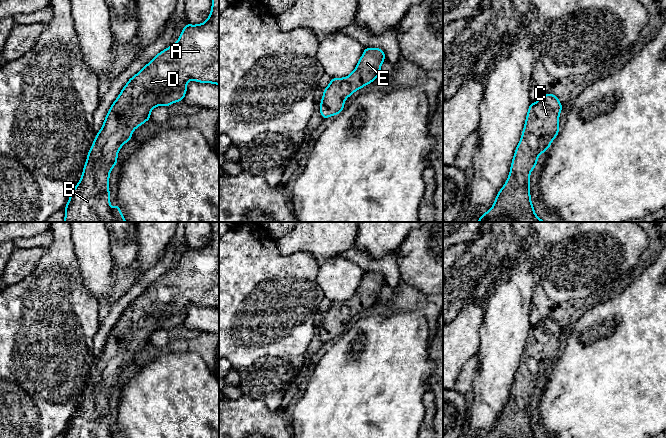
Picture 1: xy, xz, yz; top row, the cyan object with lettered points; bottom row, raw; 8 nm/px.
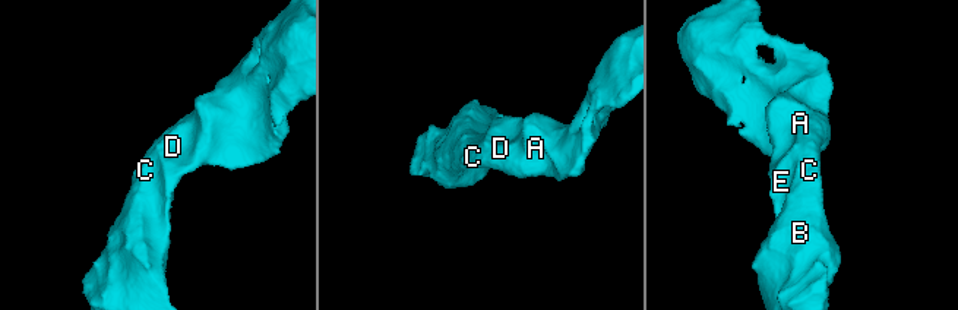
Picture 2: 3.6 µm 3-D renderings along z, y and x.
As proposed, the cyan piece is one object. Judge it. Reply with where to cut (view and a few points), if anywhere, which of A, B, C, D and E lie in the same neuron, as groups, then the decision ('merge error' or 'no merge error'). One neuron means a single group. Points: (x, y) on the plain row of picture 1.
cut none; groups A B C D E; no merge error

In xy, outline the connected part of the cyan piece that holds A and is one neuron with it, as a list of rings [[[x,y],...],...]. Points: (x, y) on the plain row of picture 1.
[[[212,222],[212,232],[208,243],[197,249],[185,248],[178,265],[157,278],[135,300],[129,303],[117,323],[110,331],[102,352],[97,357],[88,376],[80,405],[73,413],[65,430],[65,438],[122,438],[118,427],[112,433],[110,429],[109,401],[110,395],[117,388],[120,372],[132,362],[132,356],[144,346],[150,344],[150,337],[156,330],[169,330],[182,325],[187,315],[187,306],[194,304],[200,307],[219,309],[219,222]]]

